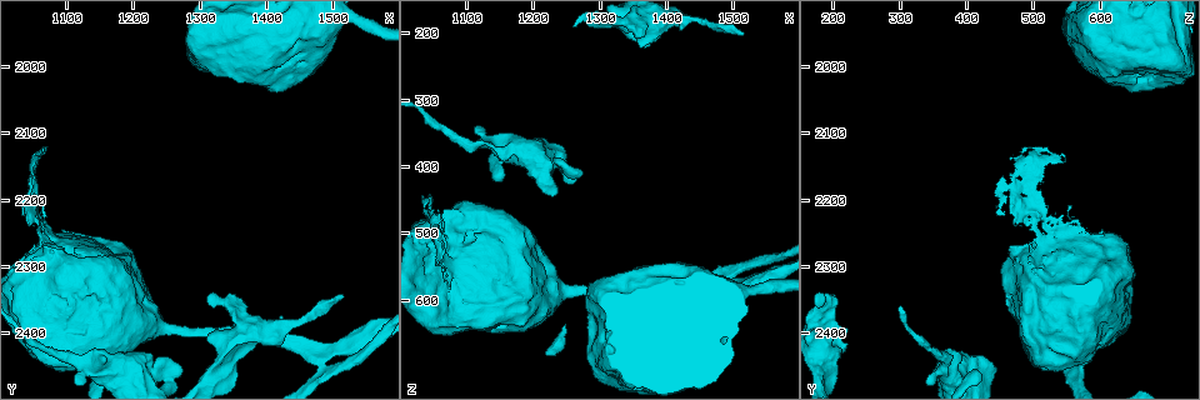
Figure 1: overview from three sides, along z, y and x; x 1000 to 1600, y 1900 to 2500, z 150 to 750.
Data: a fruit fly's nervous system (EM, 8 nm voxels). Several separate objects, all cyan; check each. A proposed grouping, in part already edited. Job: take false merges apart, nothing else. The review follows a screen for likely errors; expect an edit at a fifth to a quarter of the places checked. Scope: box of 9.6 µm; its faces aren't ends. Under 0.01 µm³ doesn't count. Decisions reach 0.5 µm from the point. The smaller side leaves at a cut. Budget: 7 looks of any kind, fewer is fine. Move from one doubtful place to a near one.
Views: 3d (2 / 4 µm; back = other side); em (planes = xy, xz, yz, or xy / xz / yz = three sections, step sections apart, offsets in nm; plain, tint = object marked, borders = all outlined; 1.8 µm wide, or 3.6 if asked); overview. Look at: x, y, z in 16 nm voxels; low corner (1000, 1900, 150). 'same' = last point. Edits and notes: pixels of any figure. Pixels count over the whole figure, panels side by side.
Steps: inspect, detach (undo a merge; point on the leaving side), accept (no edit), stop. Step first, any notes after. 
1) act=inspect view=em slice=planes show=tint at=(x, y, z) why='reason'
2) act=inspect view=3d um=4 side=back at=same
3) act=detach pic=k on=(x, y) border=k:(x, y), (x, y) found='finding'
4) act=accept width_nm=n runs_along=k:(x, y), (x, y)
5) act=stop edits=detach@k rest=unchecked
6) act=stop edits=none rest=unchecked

act=inspect view=em slice=planes show=borders at=(1070, 2235, 515) why='thick turns thin'

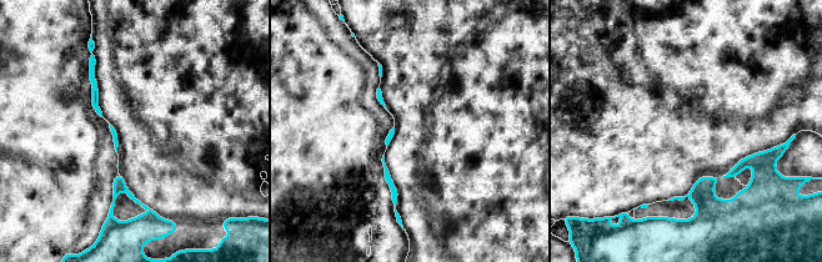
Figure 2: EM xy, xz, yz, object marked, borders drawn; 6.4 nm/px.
act=accept found='one neuron here'

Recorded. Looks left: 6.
act=inspect view=3d um=4 at=(1405, 2030, 620) why='closes a loop'

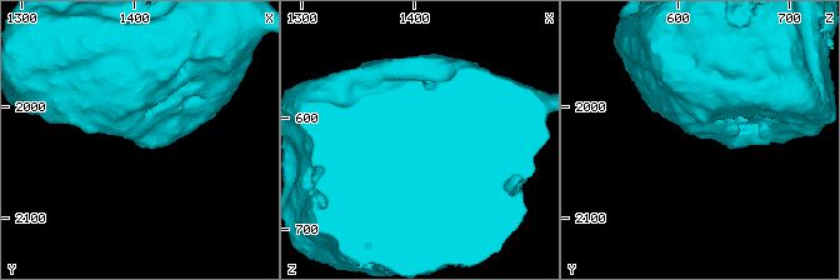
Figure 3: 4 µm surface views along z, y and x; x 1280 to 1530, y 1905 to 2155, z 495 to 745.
act=inspect view=em um=3.6 slice=xz step=4 show=tint at=(1400, 2024, 620)

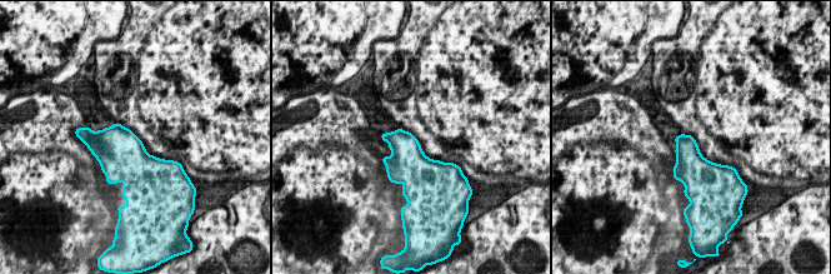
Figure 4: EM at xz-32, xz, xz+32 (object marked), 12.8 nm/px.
act=inspect view=em um=3.6 slice=planes show=borders at=same why='cut it another way'

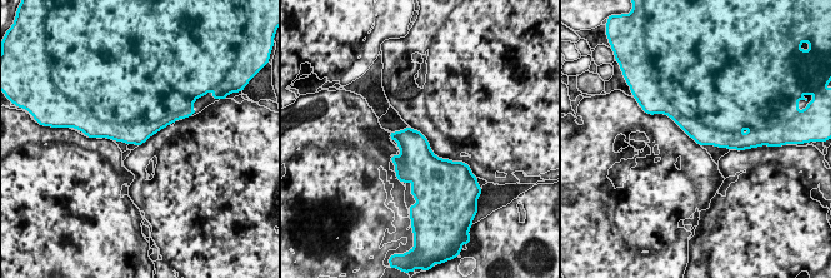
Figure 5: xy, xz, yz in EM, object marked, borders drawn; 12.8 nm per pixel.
act=accept found='one neuron here'

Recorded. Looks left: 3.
act=inspect view=em slice=planes show=tint at=(1375, 2385, 190) why='thick turns thin'

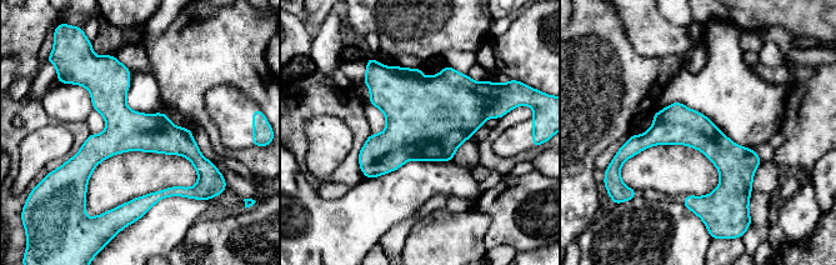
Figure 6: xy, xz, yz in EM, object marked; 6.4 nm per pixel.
act=accept width_nm=240 found='continuous, no second neuron'

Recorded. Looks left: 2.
act=stop edits=none rest=unchecked

